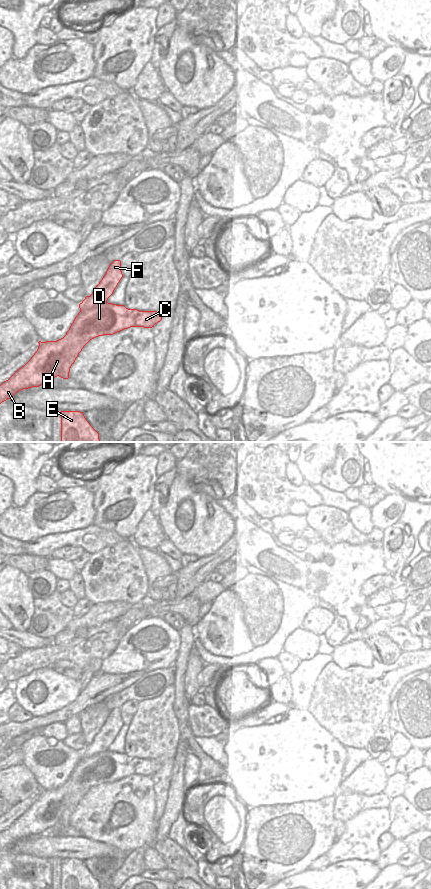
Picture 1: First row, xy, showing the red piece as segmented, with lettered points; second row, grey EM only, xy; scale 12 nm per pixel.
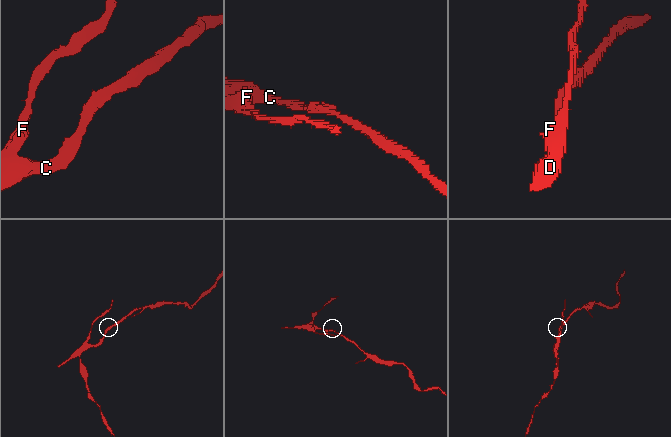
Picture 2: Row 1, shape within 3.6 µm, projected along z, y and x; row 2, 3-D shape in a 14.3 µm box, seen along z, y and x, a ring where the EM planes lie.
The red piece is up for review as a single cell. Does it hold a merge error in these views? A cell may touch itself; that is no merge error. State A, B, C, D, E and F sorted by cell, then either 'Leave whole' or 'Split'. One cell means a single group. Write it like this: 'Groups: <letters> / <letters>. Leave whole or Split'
Groups: A B C D / E F. Split

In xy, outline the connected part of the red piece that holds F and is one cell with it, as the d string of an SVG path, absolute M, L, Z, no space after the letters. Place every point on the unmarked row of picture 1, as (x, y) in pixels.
M114 708L110 711L105 723L94 736L92 742L90 744L86 744L79 752L80 758L92 757L98 753L107 751L108 746L113 742L122 725L121 709Z

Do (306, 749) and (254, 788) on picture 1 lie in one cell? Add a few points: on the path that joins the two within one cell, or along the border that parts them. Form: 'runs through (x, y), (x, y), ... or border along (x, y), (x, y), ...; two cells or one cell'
runs through (293, 759), (281, 761), (267, 775); one cell

